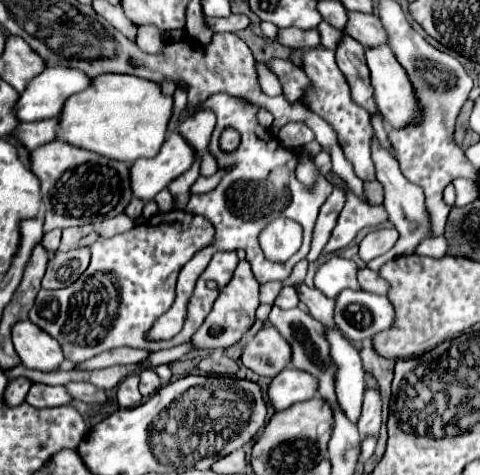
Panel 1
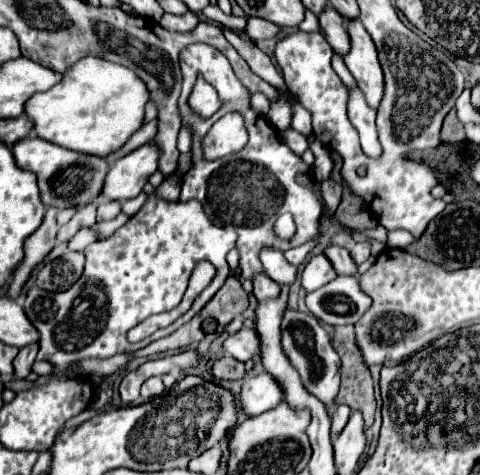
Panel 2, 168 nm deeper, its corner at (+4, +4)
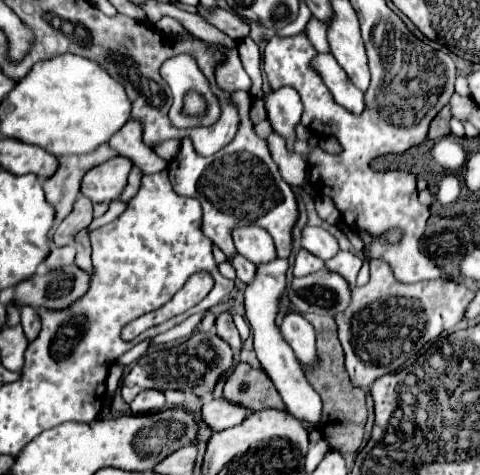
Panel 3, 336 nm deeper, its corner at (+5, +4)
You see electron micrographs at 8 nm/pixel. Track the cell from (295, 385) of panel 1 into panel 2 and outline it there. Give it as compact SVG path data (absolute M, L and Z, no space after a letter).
M260 374L244 380L238 398L240 410L246 416L258 416L270 408L276 408L282 402L282 390L272 376Z

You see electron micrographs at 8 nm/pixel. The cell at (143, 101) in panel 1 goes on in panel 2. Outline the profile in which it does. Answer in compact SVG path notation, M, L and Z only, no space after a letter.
M86 56L74 62L56 86L30 96L24 114L32 120L32 130L38 138L74 152L104 158L142 126L146 102L146 86L134 72L104 58Z

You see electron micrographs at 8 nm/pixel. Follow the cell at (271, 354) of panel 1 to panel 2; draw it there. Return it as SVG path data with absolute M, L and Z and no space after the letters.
M242 328L236 334L230 334L226 338L224 350L228 354L232 354L236 360L246 362L260 352L260 340L258 340L254 328Z

